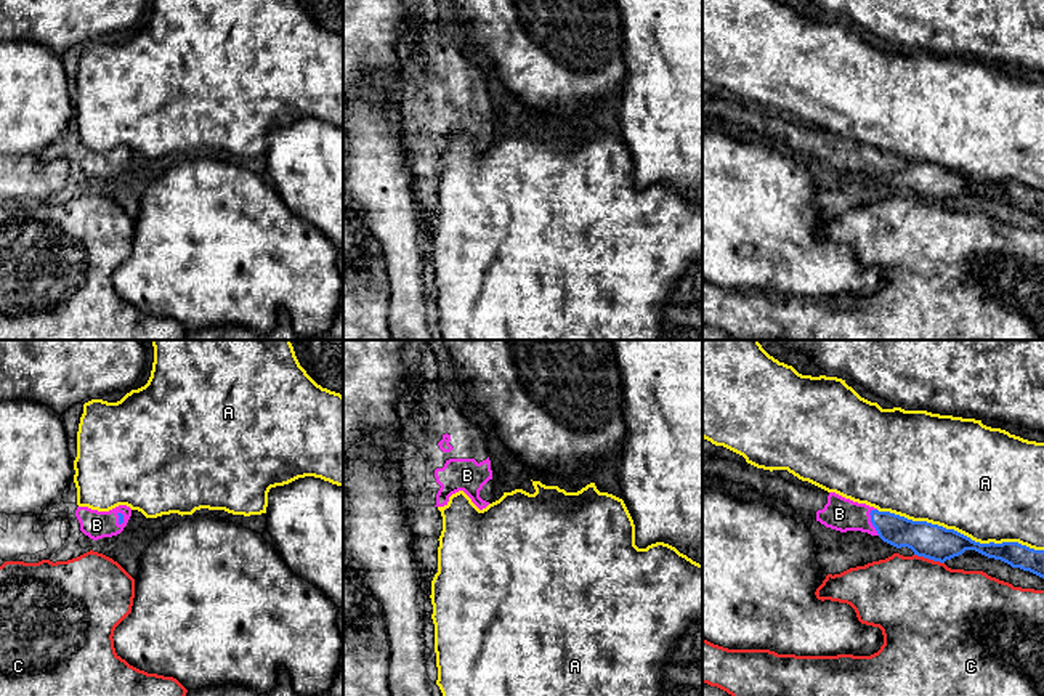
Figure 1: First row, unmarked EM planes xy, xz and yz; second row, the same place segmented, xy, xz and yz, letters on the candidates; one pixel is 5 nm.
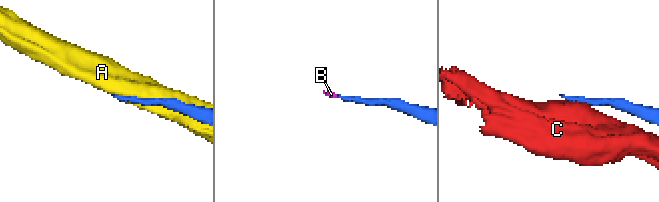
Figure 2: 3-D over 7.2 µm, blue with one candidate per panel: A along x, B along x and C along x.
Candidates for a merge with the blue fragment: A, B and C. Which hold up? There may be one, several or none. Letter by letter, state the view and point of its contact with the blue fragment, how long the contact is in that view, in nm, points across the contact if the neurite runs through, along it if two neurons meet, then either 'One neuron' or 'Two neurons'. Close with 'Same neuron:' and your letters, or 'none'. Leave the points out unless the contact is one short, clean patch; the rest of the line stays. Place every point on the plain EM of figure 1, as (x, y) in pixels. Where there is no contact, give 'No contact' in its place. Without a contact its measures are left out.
A: Touches blue at yz (959, 174). Shared border 850 nm. Two neurons
B: Touches blue at yz (871, 162). Shared border 140 nm. Path across: yz (898, 172), (871, 162), (839, 154). One neuron
C: Touches blue at yz (929, 199). Shared border 160 nm. Two neurons
Same neuron: B

